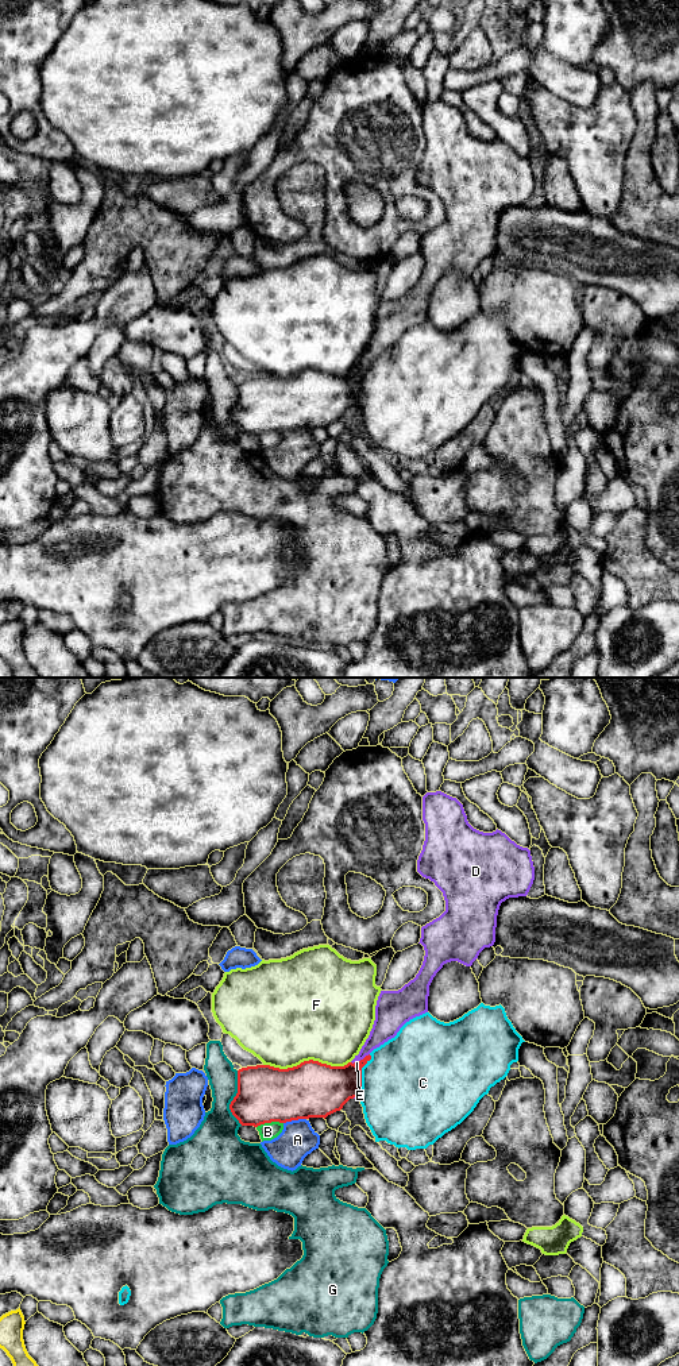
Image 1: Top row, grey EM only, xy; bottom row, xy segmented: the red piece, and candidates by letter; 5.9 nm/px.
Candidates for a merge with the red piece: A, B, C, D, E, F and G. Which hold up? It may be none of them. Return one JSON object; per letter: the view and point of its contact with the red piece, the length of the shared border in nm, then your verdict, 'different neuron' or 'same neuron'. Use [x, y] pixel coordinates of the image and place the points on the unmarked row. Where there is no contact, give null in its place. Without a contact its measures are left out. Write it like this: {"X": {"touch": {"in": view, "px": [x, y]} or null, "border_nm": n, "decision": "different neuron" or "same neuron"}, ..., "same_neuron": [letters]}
{"A": {"touch": {"in": "xy", "px": [294, 428]}, "border_nm": 140, "decision": "different neuron"}, "B": {"touch": {"in": "xy", "px": [269, 431]}, "border_nm": 160, "decision": "different neuron"}, "C": {"touch": {"in": "xy", "px": [361, 386]}, "border_nm": 280, "decision": "same neuron"}, "D": {"touch": {"in": "xy", "px": [365, 366]}, "border_nm": 80, "decision": "different neuron"}, "E": {"touch": {"in": "xy", "px": [357, 374]}, "border_nm": 40, "decision": "different neuron"}, "F": {"touch": {"in": "xy", "px": [307, 370]}, "border_nm": 500, "decision": "different neuron"}, "G": {"touch": {"in": "xy", "px": [234, 406]}, "border_nm": 320, "decision": "different neuron"}, "same_neuron": ["C"]}

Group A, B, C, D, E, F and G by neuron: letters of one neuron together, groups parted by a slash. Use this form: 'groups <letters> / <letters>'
groups A / B / C / D E / F / G

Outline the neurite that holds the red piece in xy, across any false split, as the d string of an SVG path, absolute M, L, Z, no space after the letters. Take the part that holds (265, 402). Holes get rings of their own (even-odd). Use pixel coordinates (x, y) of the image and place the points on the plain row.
M481 312L462 327L444 332L429 321L406 331L397 344L369 364L344 375L304 370L279 378L270 374L238 379L238 402L229 413L242 435L286 432L327 427L356 406L375 451L386 449L408 459L427 458L460 433L490 397L504 389L525 351L508 328L505 317Z

